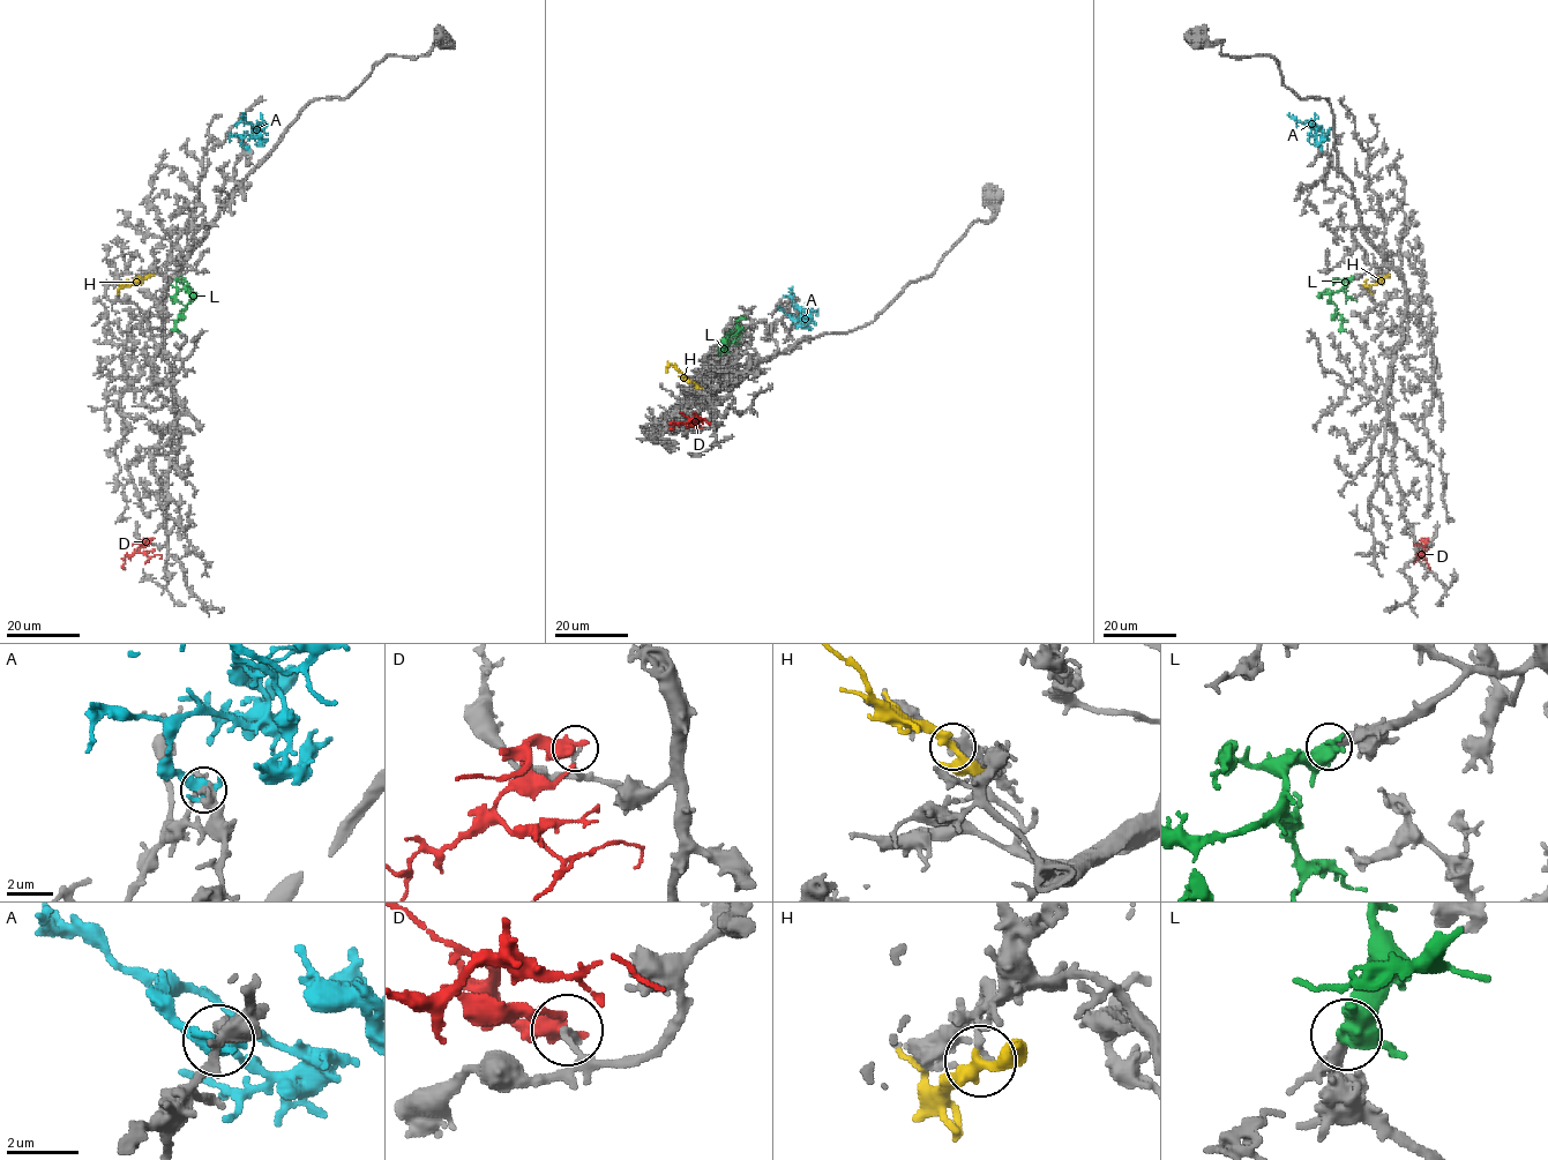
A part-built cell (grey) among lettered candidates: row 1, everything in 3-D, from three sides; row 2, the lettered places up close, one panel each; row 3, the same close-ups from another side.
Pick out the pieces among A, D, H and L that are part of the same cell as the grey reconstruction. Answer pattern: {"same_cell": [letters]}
{"same_cell": ["L"]}

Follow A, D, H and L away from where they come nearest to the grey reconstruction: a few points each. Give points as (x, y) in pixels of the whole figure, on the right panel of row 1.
A: (1322, 147), (1316, 137), (1322, 137), (1323, 133), (1296, 121), (1288, 113)
D: (1427, 539), (1418, 559), (1419, 555), (1423, 559)
H: (1385, 276), (1366, 286), (1373, 293)
L: (1351, 278), (1330, 297), (1340, 315), (1341, 328), (1345, 329)

